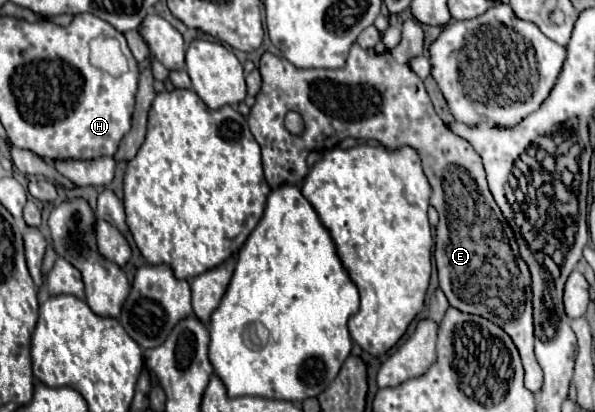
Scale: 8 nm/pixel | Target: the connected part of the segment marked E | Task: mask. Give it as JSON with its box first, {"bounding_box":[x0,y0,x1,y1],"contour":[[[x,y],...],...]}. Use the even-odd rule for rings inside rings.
{"bounding_box":[247,19,541,391],"contour":[[[409,19],[401,27],[401,43],[395,49],[389,49],[381,55],[369,55],[359,45],[351,47],[349,59],[341,69],[297,69],[285,57],[277,57],[273,53],[265,53],[259,63],[259,71],[263,77],[261,91],[257,95],[255,105],[247,117],[249,129],[263,153],[263,171],[265,179],[271,187],[281,183],[301,183],[303,175],[307,175],[305,159],[311,151],[327,151],[339,145],[347,137],[355,139],[377,139],[385,147],[401,147],[411,145],[419,151],[423,161],[423,171],[433,187],[431,205],[439,211],[439,225],[437,225],[437,243],[435,243],[435,261],[439,271],[439,287],[449,299],[449,305],[471,315],[485,317],[499,325],[519,349],[523,367],[525,367],[525,387],[529,391],[541,391],[541,367],[533,353],[533,309],[529,299],[529,269],[525,261],[519,257],[517,243],[513,237],[511,227],[507,225],[505,217],[501,215],[493,195],[489,193],[485,171],[481,165],[481,157],[473,151],[473,147],[449,131],[449,127],[439,119],[435,113],[431,99],[423,81],[413,73],[409,61],[413,57],[423,55],[423,29],[417,21]],[[289,111],[297,111],[303,117],[305,129],[301,135],[291,135],[285,129],[285,115]]]}

